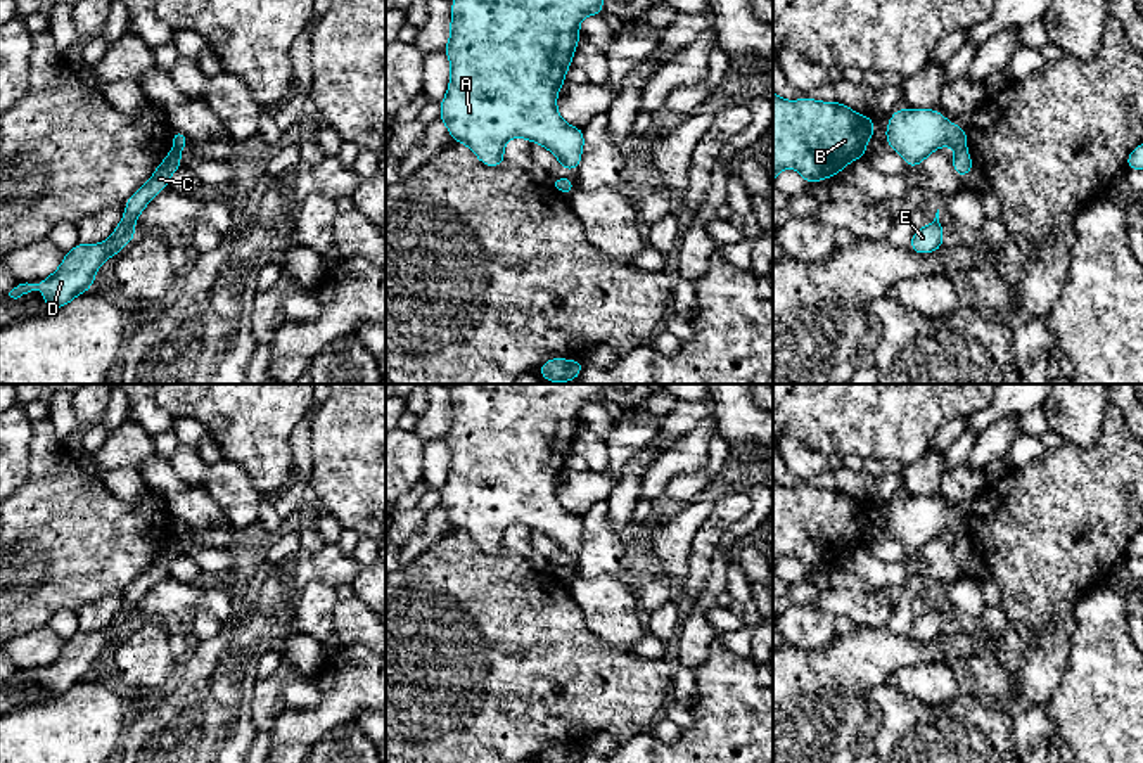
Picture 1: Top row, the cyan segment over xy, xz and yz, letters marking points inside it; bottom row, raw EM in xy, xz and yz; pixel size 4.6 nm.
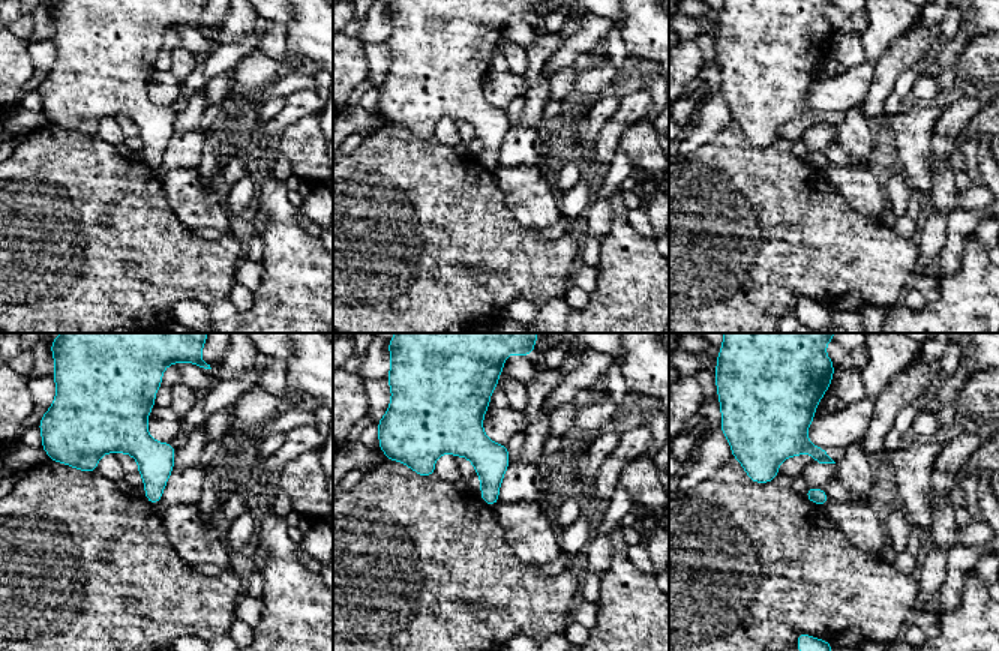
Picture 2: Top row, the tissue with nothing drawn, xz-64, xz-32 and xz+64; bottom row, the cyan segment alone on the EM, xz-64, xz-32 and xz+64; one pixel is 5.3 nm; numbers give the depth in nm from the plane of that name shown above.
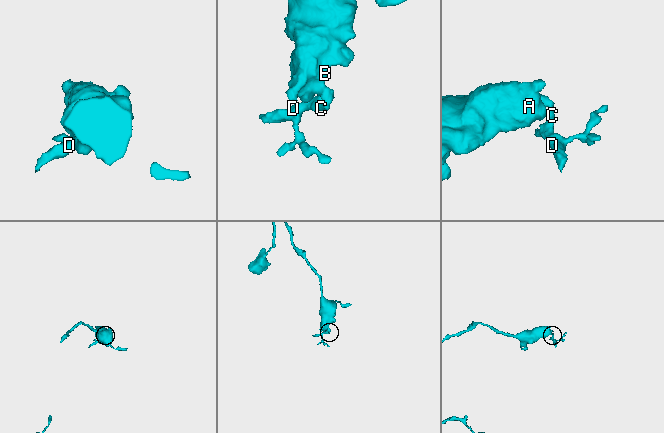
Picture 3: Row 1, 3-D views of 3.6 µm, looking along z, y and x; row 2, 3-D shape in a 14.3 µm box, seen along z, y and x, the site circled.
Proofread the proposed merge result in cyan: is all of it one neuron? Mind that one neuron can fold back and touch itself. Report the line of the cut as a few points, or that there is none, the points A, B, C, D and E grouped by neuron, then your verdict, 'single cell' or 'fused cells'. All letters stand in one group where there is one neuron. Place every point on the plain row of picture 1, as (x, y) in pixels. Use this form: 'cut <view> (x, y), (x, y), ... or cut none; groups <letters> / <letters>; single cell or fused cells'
cut yz (965, 533), (955, 535); groups A B / C D E; fused cells

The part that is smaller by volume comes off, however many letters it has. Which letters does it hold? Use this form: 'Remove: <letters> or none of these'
Remove: C, D, E

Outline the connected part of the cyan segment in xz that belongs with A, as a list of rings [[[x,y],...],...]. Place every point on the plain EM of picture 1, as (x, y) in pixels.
[[[457,384],[451,393],[450,427],[444,439],[451,452],[439,507],[453,529],[465,531],[489,554],[505,550],[503,535],[514,524],[536,529],[553,540],[559,554],[578,557],[583,516],[567,512],[557,498],[584,403],[602,403],[605,384]]]

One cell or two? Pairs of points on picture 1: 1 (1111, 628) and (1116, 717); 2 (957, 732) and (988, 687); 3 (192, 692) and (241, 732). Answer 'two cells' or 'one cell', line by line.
1: one cell
2: two cells
3: one cell

